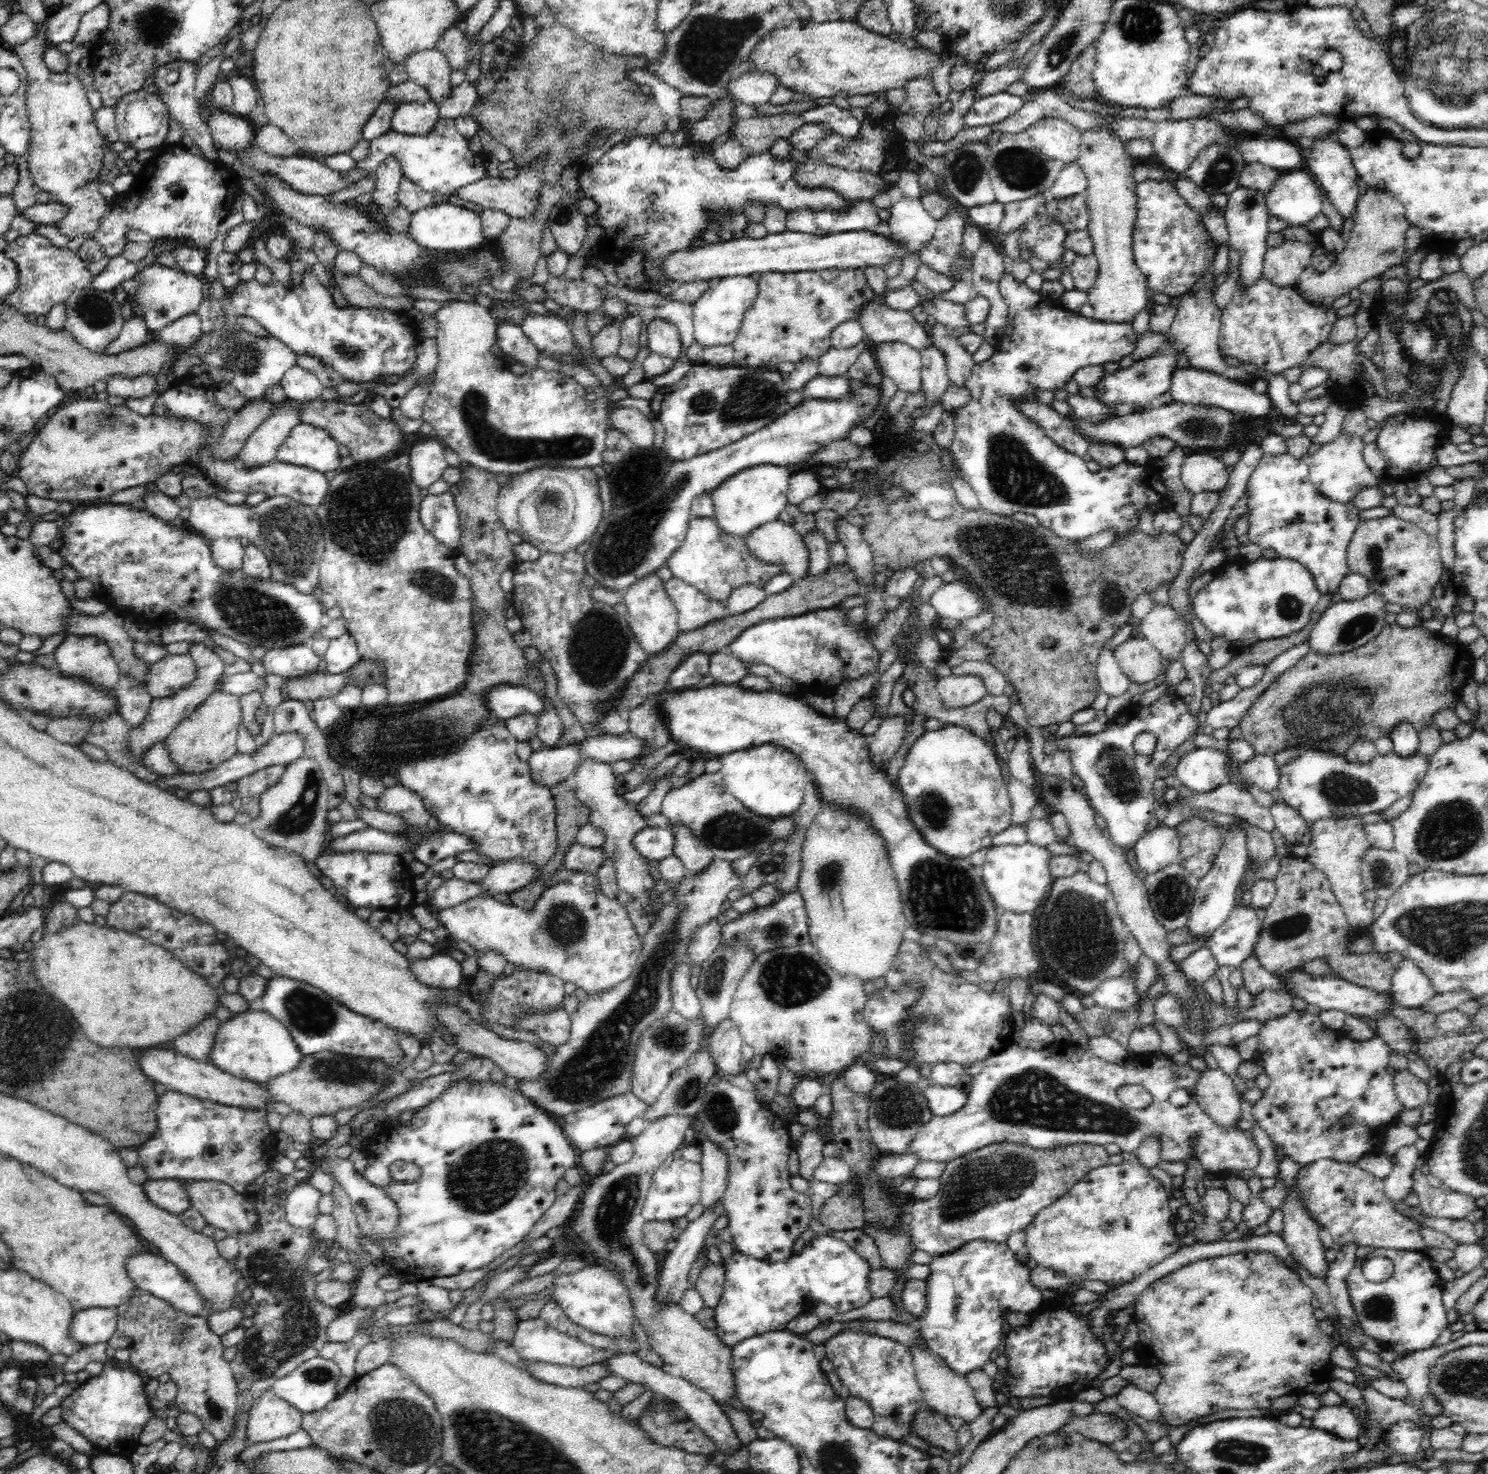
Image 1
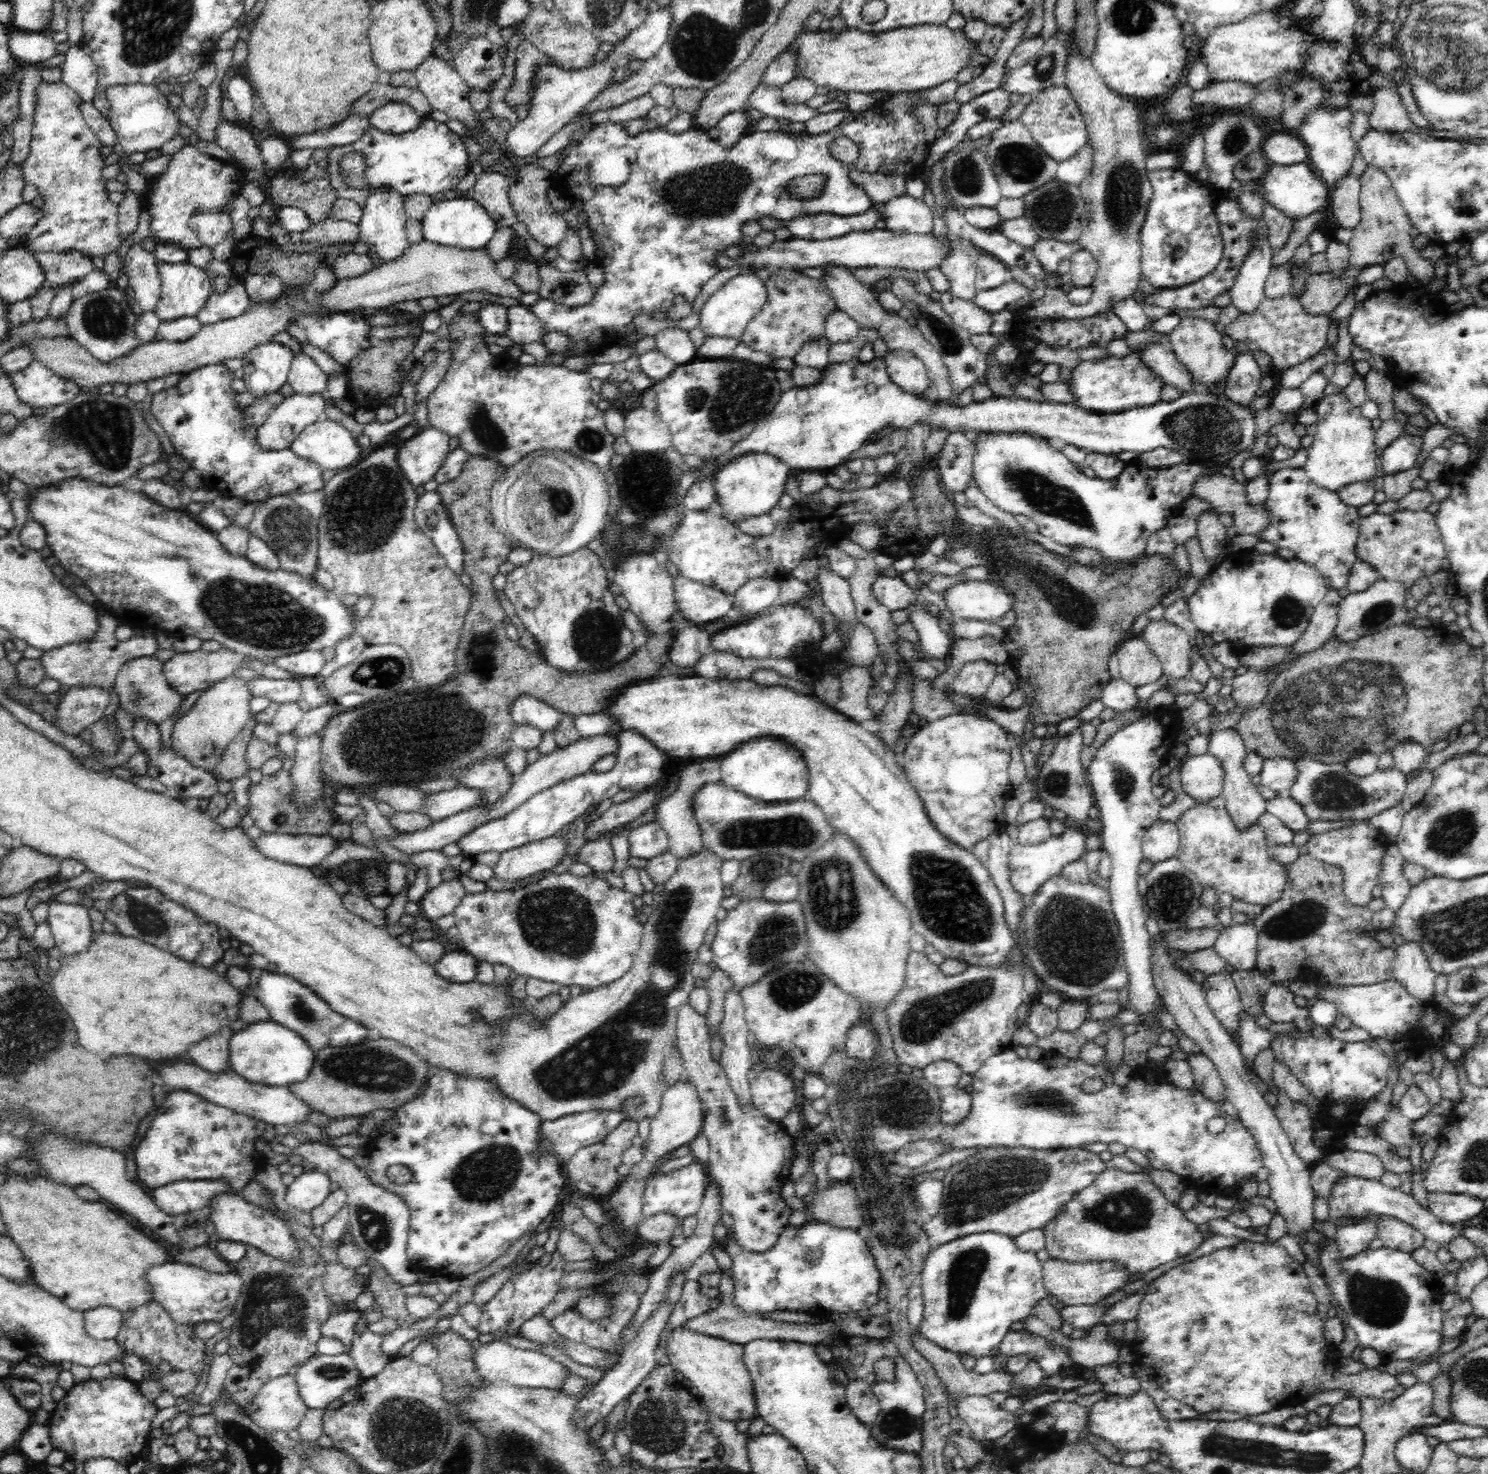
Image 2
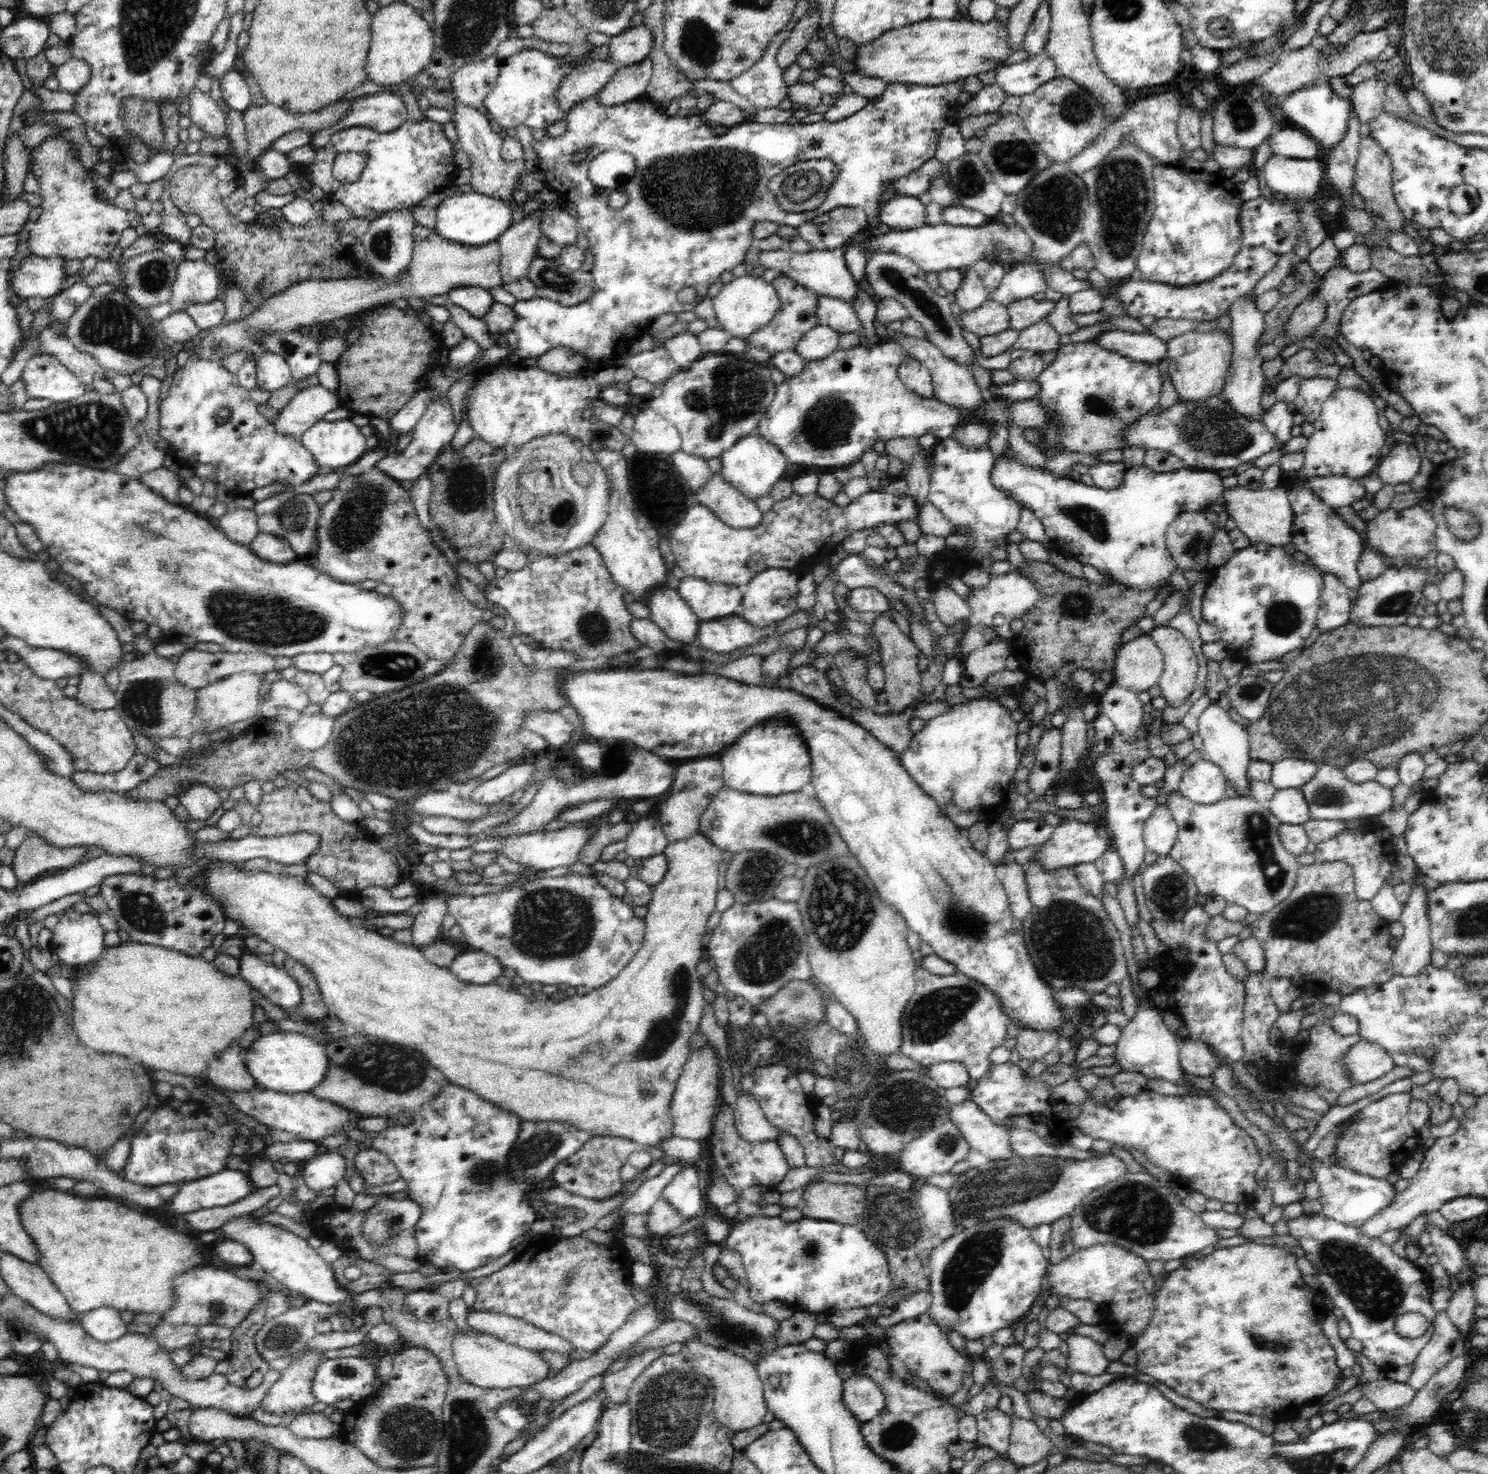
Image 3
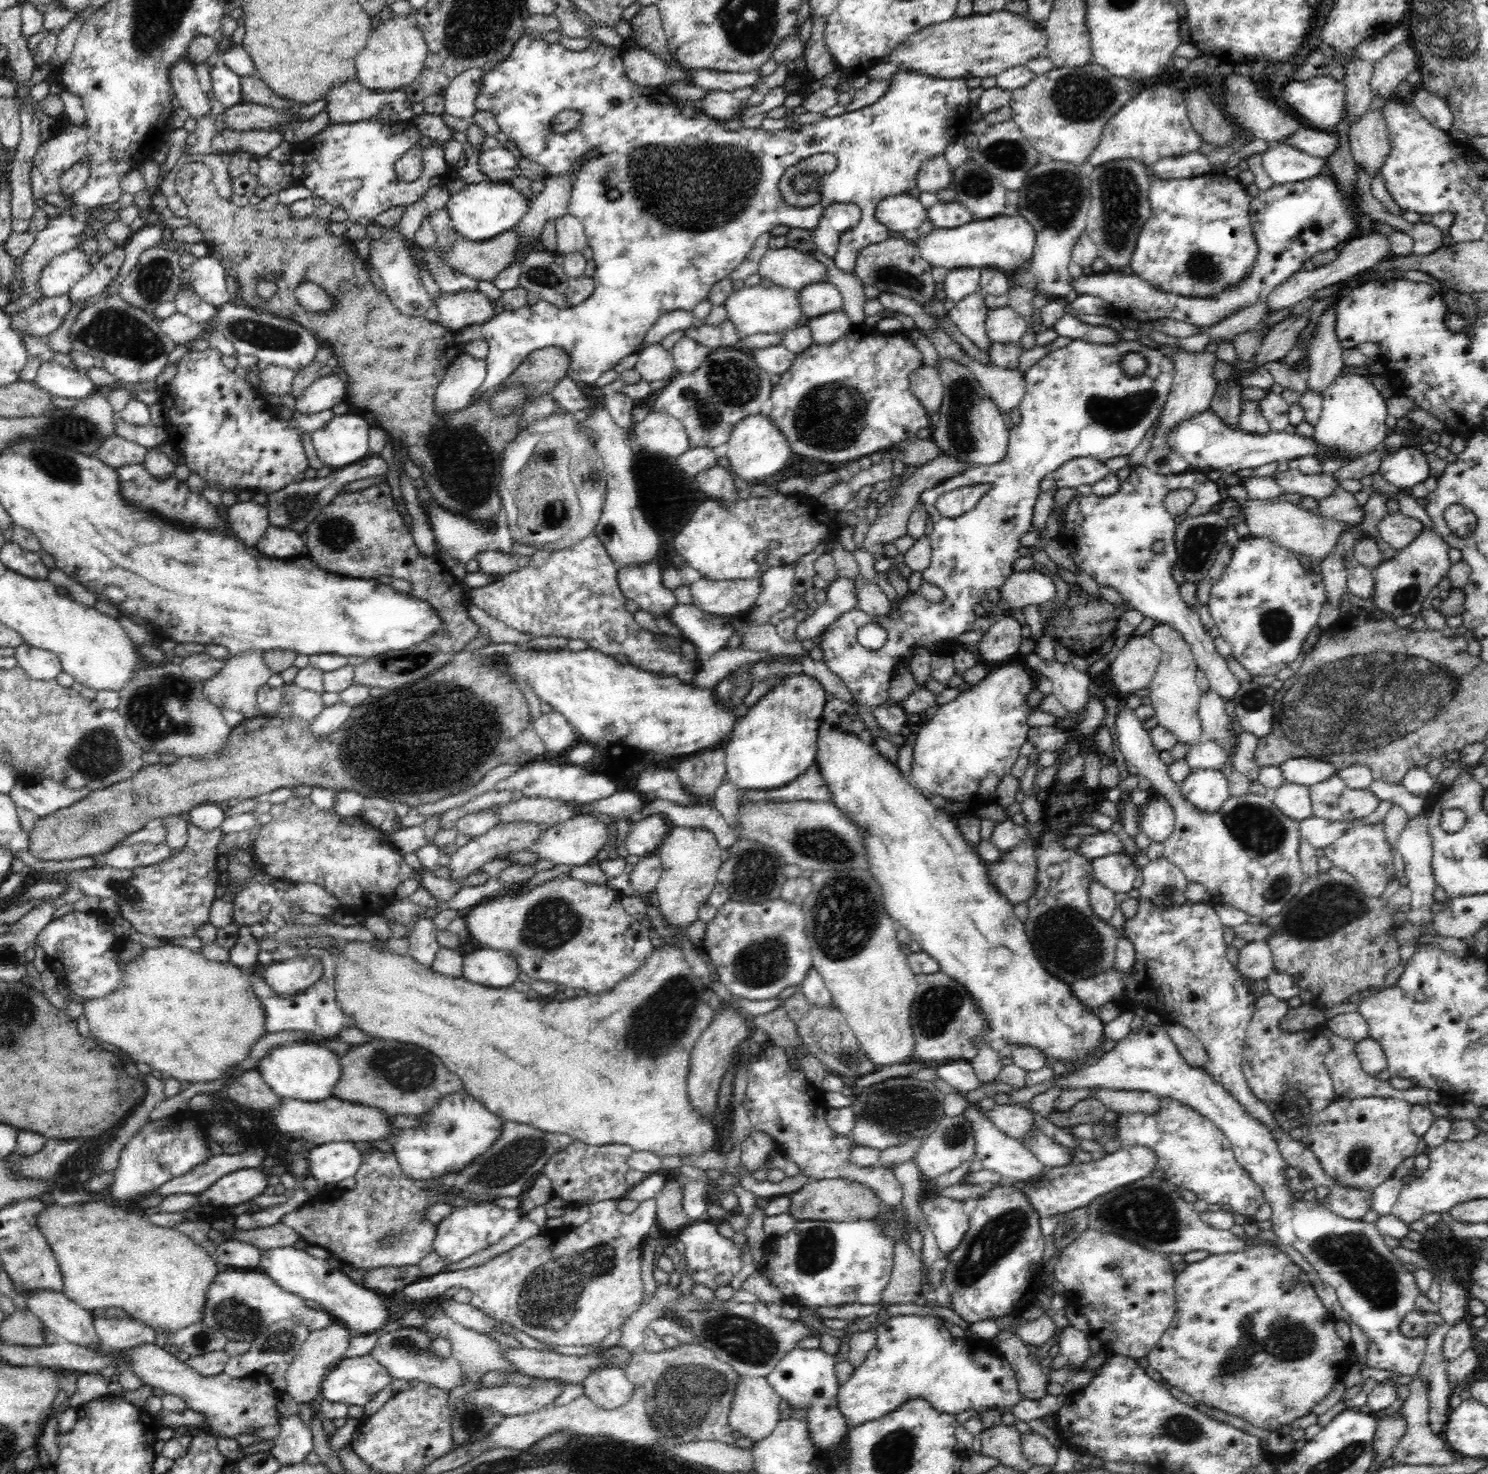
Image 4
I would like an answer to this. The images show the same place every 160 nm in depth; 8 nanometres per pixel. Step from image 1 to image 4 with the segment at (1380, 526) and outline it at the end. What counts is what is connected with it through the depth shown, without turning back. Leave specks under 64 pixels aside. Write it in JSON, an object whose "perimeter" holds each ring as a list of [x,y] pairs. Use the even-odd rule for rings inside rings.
{"perimeter":[[[1399,512],[1388,513],[1378,524],[1378,531],[1380,531],[1379,535],[1382,540],[1388,542],[1397,551],[1408,546],[1423,528],[1423,522],[1416,520],[1416,518],[1402,516]]]}

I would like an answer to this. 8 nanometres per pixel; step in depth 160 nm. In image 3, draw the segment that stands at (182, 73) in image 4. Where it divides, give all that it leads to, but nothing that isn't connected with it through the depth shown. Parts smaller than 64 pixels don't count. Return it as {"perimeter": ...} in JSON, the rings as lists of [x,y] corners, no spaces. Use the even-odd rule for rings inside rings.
{"perimeter":[[[194,86],[190,89],[188,103],[190,103],[189,117],[191,124],[201,128],[206,135],[215,138],[227,137],[225,114],[220,111],[217,101],[211,99]]]}

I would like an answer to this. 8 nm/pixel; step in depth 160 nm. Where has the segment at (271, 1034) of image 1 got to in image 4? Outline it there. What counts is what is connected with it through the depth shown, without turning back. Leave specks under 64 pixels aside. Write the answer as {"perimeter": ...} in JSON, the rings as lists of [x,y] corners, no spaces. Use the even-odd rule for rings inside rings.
{"perimeter":[[[294,1041],[270,1050],[269,1054],[262,1058],[256,1070],[264,1082],[282,1099],[320,1102],[332,1097],[332,1090],[340,1080],[340,1064],[339,1056],[323,1045]]]}

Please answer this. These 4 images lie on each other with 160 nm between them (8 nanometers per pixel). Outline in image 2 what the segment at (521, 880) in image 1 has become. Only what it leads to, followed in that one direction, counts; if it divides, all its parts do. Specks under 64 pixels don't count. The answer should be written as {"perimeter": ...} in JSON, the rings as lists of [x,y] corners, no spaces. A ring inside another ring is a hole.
{"perimeter":[[[560,831],[542,841],[512,848],[501,854],[499,863],[494,866],[494,876],[517,881],[550,870],[563,861],[567,849],[567,839]]]}

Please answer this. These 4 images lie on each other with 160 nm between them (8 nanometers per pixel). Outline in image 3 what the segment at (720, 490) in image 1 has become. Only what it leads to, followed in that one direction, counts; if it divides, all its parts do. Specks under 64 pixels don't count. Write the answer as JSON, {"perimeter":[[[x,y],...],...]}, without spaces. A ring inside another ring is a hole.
{"perimeter":[[[756,430],[736,442],[732,448],[724,451],[720,460],[722,477],[754,502],[756,497],[768,495],[773,484],[784,476],[784,472],[788,468],[786,455],[757,434]]]}

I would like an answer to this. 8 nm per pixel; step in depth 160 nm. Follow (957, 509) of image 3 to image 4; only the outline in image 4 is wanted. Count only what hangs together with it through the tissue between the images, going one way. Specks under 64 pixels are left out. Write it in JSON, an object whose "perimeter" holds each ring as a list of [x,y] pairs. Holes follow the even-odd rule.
{"perimeter":[[[1074,340],[1058,348],[1054,352],[1045,355],[1025,373],[1025,393],[1019,404],[1020,423],[1009,430],[1009,446],[1007,454],[996,464],[971,464],[960,474],[954,474],[952,478],[944,479],[922,492],[919,502],[925,506],[929,513],[934,528],[931,532],[931,563],[923,572],[923,581],[928,582],[944,591],[944,599],[940,602],[928,602],[921,592],[908,591],[905,597],[897,599],[895,604],[889,606],[889,611],[882,616],[874,618],[863,610],[854,609],[837,618],[828,628],[822,632],[820,648],[824,652],[823,661],[828,670],[837,674],[850,690],[853,698],[866,708],[891,704],[886,692],[890,686],[891,675],[896,664],[909,664],[914,656],[916,646],[921,646],[930,651],[932,656],[944,657],[950,660],[953,652],[950,650],[941,653],[942,648],[956,645],[958,635],[968,632],[977,619],[975,606],[986,597],[990,590],[1000,590],[1006,580],[1013,574],[1014,562],[1018,560],[1018,548],[1020,538],[1032,529],[1032,516],[1034,506],[1040,494],[1040,480],[1050,476],[1062,464],[1073,458],[1092,457],[1099,461],[1128,456],[1142,442],[1146,433],[1152,428],[1158,416],[1161,415],[1167,401],[1170,388],[1172,388],[1175,376],[1175,363],[1172,358],[1160,349],[1153,350],[1148,346],[1134,342],[1134,340],[1122,340],[1116,346],[1095,344],[1084,340]],[[1128,352],[1142,354],[1149,361],[1149,368],[1144,375],[1128,379],[1120,369],[1122,355]],[[975,484],[990,484],[992,488],[982,496],[982,500],[964,514],[948,518],[942,516],[936,508],[936,501],[942,494]],[[876,621],[888,631],[888,638],[882,648],[868,650],[864,648],[856,635],[858,630],[866,623]]]}

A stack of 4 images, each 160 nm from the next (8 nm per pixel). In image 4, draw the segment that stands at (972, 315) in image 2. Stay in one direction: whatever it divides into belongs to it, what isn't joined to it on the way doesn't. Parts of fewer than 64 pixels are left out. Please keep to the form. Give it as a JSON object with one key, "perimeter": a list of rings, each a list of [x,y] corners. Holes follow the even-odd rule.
{"perimeter":[[[1012,308],[990,309],[986,331],[991,343],[1016,344],[1028,332],[1028,322]]]}

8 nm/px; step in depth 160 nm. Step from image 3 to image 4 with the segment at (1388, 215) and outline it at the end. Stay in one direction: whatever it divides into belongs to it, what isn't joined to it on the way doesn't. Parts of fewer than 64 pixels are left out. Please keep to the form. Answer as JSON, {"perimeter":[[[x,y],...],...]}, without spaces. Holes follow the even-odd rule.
{"perimeter":[[[1382,108],[1368,109],[1350,124],[1349,144],[1356,164],[1364,167],[1370,178],[1377,170],[1381,172],[1391,151]]]}

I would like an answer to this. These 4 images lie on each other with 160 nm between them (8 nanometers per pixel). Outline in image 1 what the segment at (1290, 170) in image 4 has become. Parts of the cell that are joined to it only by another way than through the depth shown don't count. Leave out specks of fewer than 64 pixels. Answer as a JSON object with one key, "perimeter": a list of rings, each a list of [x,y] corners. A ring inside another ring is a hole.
{"perimeter":[[[1283,172],[1265,196],[1270,214],[1292,227],[1302,227],[1322,212],[1326,193],[1306,172]]]}

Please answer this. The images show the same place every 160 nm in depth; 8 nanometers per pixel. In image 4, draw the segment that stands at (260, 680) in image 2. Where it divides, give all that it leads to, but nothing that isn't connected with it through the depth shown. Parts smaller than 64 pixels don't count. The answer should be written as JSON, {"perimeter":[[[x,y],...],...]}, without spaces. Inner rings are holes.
{"perimeter":[[[294,682],[291,684],[284,683],[279,689],[283,698],[288,701],[288,705],[292,707],[292,714],[300,721],[314,720],[325,707],[322,694],[300,688]]]}

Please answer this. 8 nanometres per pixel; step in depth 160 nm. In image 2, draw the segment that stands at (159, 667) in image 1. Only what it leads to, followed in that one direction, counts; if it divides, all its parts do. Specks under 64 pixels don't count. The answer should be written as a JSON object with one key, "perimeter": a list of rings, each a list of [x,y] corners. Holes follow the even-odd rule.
{"perimeter":[[[221,647],[219,651],[198,649],[192,652],[174,653],[164,663],[164,676],[173,689],[186,696],[196,690],[206,690],[214,683],[234,674],[236,668],[244,668],[244,653]]]}

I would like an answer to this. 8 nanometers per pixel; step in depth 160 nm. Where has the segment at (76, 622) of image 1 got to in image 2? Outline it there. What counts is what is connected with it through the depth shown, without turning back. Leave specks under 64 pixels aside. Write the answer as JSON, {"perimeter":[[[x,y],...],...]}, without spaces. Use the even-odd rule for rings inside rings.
{"perimeter":[[[155,656],[132,658],[122,664],[120,672],[115,677],[115,691],[118,695],[119,707],[131,716],[143,718],[158,726],[166,721],[166,718],[170,718],[170,714],[178,712],[185,697],[170,686],[162,668],[164,668],[164,663]]]}

